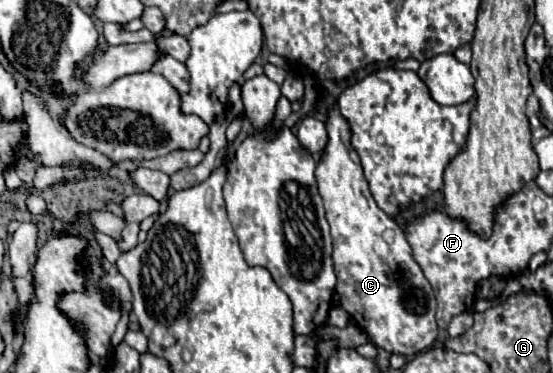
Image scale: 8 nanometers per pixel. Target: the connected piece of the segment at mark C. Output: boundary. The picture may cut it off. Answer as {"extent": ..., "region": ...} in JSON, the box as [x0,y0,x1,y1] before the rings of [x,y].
{"extent":[315,104,437,356],"region":[[[331,104],[327,114],[329,142],[317,164],[315,178],[331,226],[339,304],[349,312],[353,322],[367,332],[377,348],[391,354],[415,356],[431,348],[437,338],[437,300],[433,288],[413,260],[405,232],[375,204],[367,180],[363,178],[359,154],[351,146],[351,128],[347,120],[339,116],[337,104]]]}

